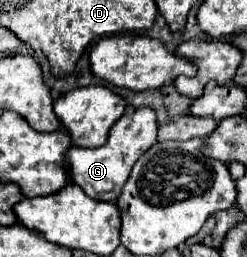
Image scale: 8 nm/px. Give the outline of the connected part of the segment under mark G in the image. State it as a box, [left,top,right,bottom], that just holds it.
[67,107,157,203]

